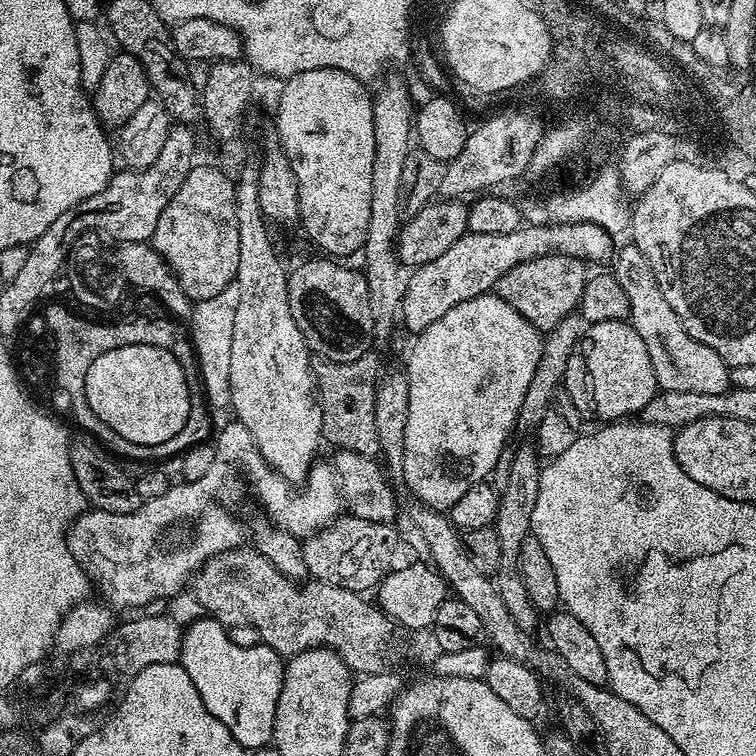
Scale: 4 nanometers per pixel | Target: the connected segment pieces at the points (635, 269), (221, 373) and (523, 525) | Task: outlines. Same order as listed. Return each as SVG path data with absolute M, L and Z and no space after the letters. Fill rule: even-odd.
M625 243L614 257L610 272L616 276L619 285L629 299L627 319L638 330L646 350L650 353L650 366L654 366L654 378L663 391L690 390L694 394L722 394L730 387L728 363L710 346L690 338L690 334L682 326L678 314L670 310L670 302L666 302L666 294L662 294L662 286L658 286L658 278L654 278L654 270L650 270L650 262L646 262L646 254L638 250L635 244Z
M233 282L226 286L219 294L214 294L214 298L195 301L190 323L192 323L192 344L196 347L196 360L200 363L200 380L204 383L203 395L207 403L216 408L227 409L232 403L230 394L230 341L234 339L234 313L238 311L238 286Z
M531 443L524 444L515 449L511 479L506 491L500 494L500 505L496 515L495 530L501 546L501 564L494 575L494 583L500 589L502 602L506 602L506 610L510 610L510 618L518 624L521 631L527 634L534 633L538 613L530 594L526 594L526 586L522 586L520 577L520 551L522 542L530 539L532 519L534 518L534 502L538 502L538 482L540 481L541 457Z

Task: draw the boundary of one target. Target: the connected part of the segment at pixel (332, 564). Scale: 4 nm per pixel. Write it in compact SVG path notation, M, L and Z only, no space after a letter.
M351 514L341 515L320 532L303 541L308 575L313 581L333 584L351 592L367 593L375 589L393 567L392 559L400 548L395 523L370 522Z

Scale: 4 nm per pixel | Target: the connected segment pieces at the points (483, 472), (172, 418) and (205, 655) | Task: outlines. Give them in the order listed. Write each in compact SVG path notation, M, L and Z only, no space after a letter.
M495 294L470 298L470 302L458 302L438 322L430 322L426 330L415 337L408 352L408 385L410 386L410 410L406 414L406 434L402 450L403 487L413 492L415 499L428 508L451 510L454 502L470 490L470 486L484 482L494 462L513 435L518 410L538 360L542 358L544 336L510 302Z
M149 344L138 346L118 346L118 350L106 350L90 362L84 379L84 397L88 400L90 410L98 414L101 425L109 428L109 433L121 436L124 440L142 446L154 446L156 442L168 442L173 433L184 423L188 402L185 396L185 382L190 380L189 373L184 372L178 357L171 347L159 348Z
M214 619L194 621L183 629L178 663L190 674L198 694L202 694L206 710L230 730L245 750L269 747L278 694L282 694L285 661L266 643L239 644L228 635L229 629Z

